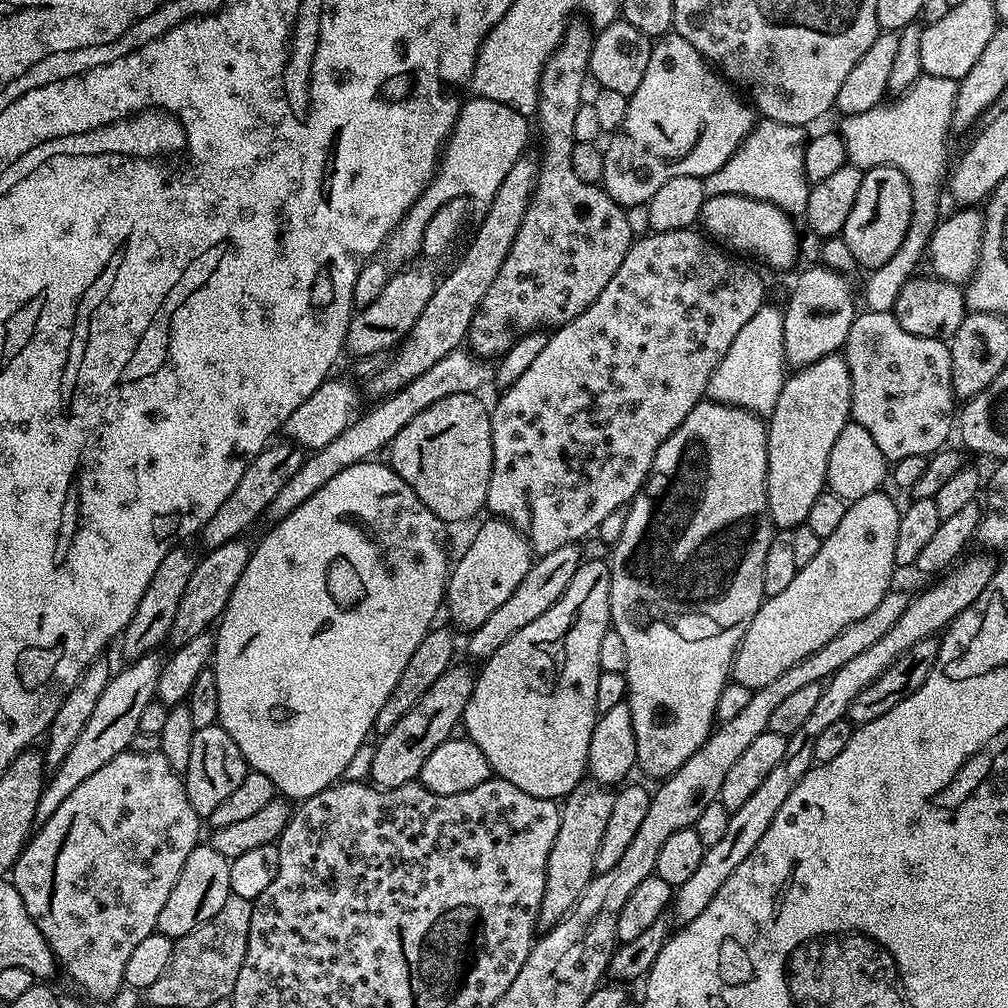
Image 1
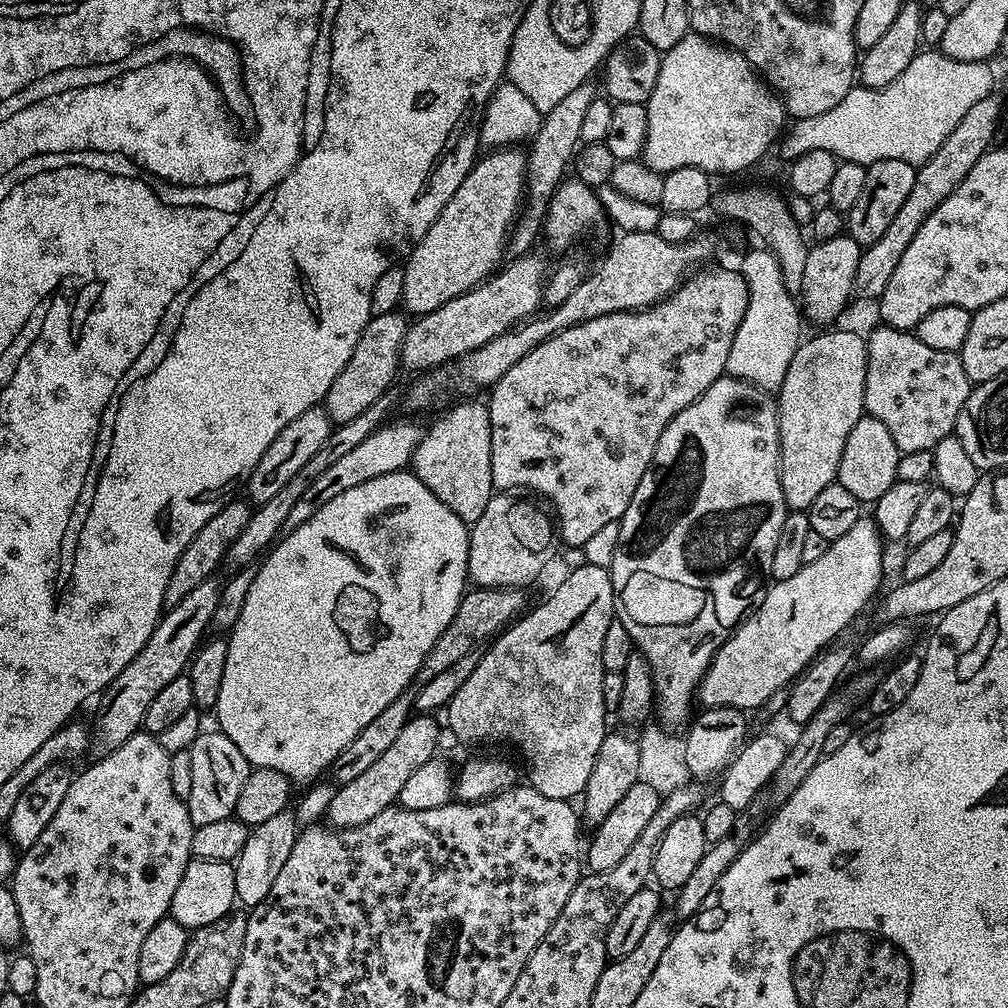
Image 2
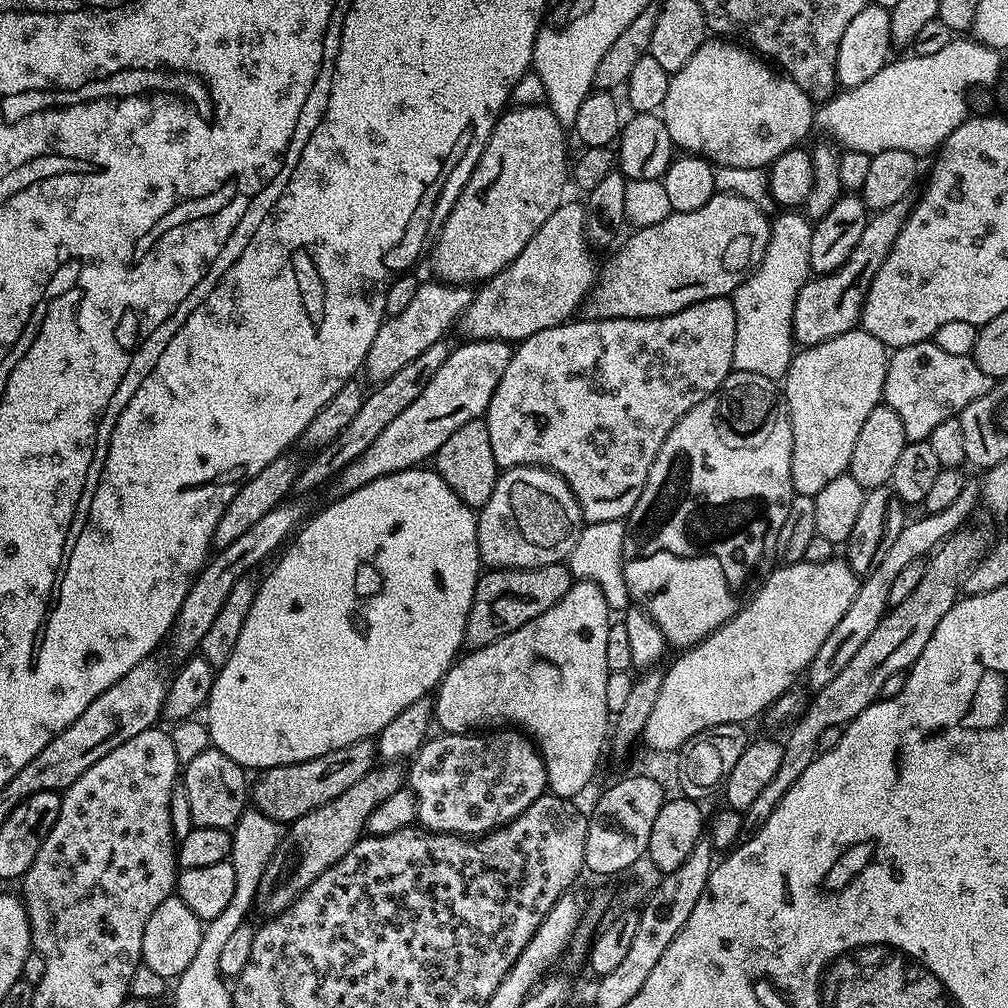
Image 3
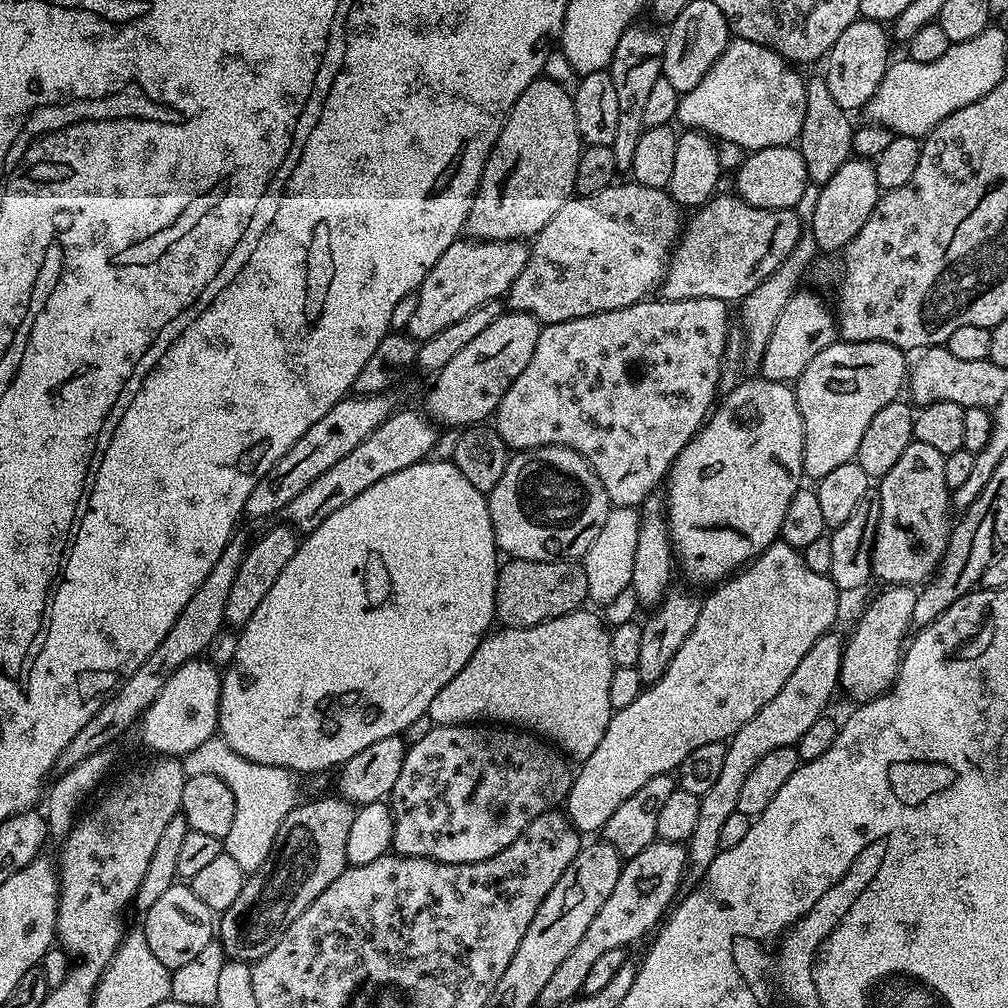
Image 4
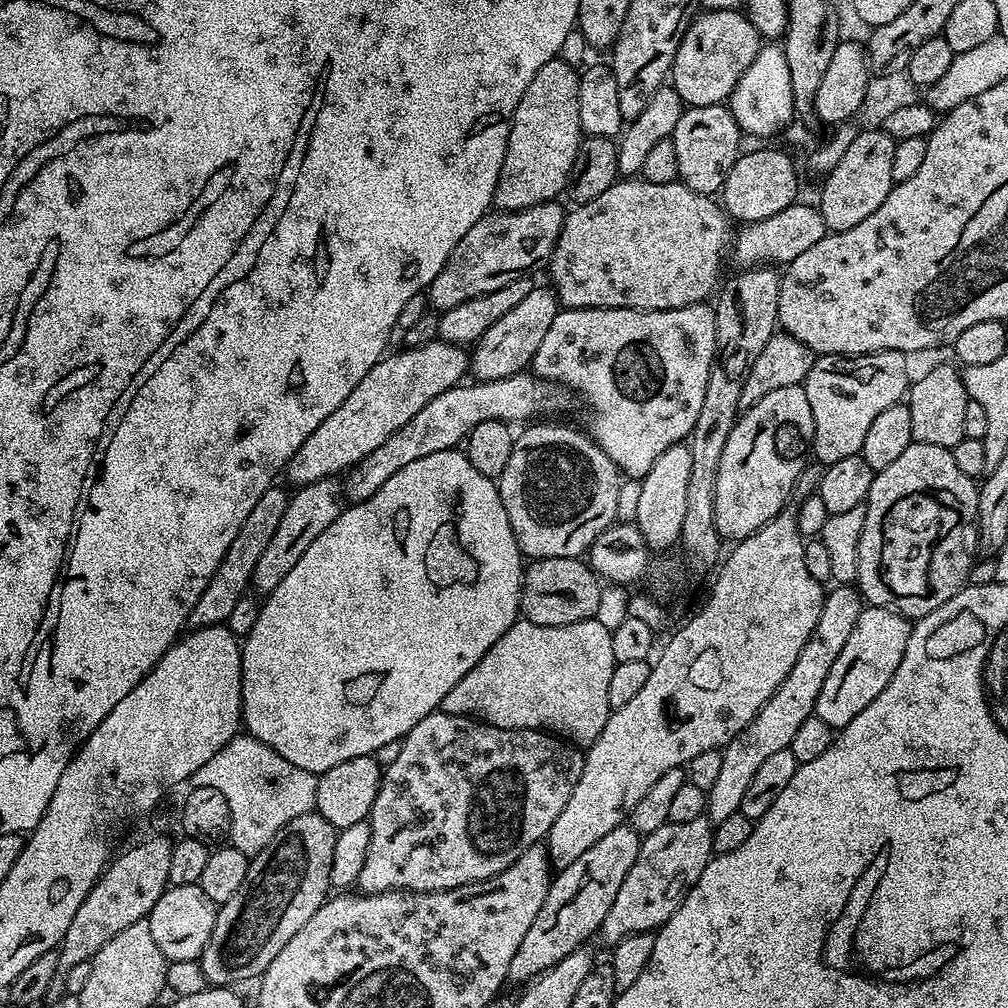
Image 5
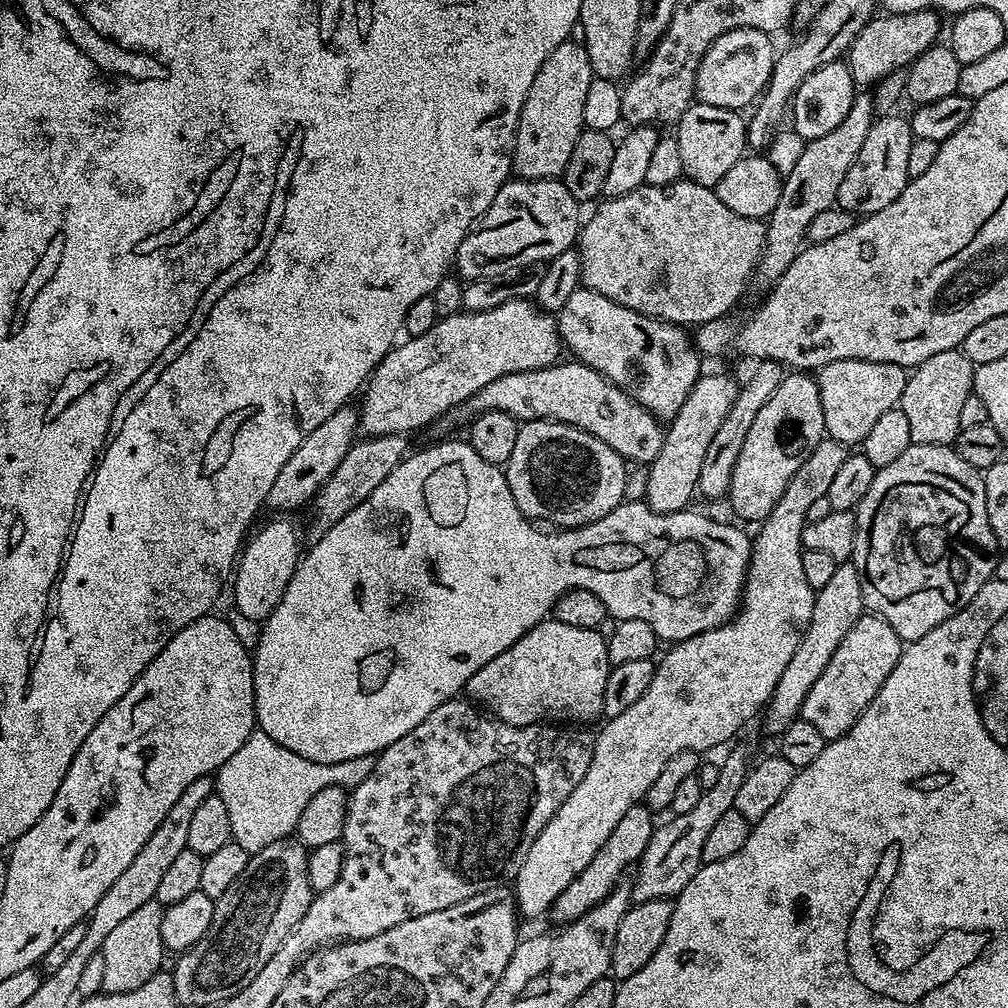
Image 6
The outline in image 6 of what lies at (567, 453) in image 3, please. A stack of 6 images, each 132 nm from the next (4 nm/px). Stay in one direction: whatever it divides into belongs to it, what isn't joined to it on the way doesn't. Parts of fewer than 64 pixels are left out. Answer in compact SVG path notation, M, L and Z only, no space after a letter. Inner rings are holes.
M579 287L566 298L566 306L558 314L560 338L565 349L580 363L598 370L607 380L614 382L630 398L634 398L657 418L670 422L682 410L682 404L691 394L692 388L702 375L700 369L701 353L697 352L691 335L683 327L665 320L652 320L649 316L638 314L626 306L618 306L610 298L586 287Z

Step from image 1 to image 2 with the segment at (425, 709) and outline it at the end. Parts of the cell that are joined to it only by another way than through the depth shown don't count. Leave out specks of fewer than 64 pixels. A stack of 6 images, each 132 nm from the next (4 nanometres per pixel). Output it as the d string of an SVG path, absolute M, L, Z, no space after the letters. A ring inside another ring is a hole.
M416 714L409 718L406 726L402 726L402 734L398 734L398 739L371 764L366 774L358 774L354 782L337 787L329 804L327 823L337 830L353 828L362 822L370 822L370 818L382 814L382 810L393 807L399 801L404 783L437 755L436 739L440 736L440 728L436 719L432 714Z

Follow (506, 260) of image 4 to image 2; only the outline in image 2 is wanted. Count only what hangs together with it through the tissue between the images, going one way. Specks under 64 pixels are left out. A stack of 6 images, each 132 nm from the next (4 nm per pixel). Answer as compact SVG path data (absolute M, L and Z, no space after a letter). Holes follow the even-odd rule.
M400 310L378 314L368 321L366 330L362 330L362 338L358 338L358 346L354 346L350 362L342 366L342 374L334 378L334 386L330 386L322 401L323 407L328 409L328 417L332 419L333 425L348 424L358 418L362 410L374 406L374 402L378 402L378 398L382 398L382 394L393 387L392 379L395 378L396 371L401 371L402 368L400 351L408 326L405 313Z

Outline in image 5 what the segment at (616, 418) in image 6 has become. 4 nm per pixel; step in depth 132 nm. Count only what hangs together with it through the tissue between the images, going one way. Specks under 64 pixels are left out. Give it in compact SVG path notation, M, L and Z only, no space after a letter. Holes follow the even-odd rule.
M528 370L514 374L510 378L468 383L461 382L456 387L442 390L442 394L430 398L430 402L426 402L426 406L422 406L422 410L418 410L418 414L414 414L414 418L410 418L410 422L406 422L406 426L402 426L402 430L394 430L394 434L390 434L390 438L386 438L386 442L382 442L382 446L378 446L378 450L374 450L374 454L366 454L366 458L362 458L362 462L358 462L354 467L348 469L342 480L343 499L353 504L369 500L375 492L382 490L382 482L394 478L394 474L398 474L398 470L410 466L410 462L418 462L418 458L427 458L429 454L453 451L457 446L463 445L474 430L474 426L478 426L482 422L491 420L505 422L528 420L524 422L532 422L537 418L556 418L559 417L556 416L559 412L567 410L573 400L567 387L544 380Z

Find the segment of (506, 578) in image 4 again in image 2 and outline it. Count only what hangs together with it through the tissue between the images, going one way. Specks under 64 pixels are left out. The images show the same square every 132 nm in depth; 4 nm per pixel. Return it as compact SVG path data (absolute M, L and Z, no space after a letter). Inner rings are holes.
M477 588L465 591L463 598L460 599L458 610L454 618L450 618L450 626L438 634L438 642L430 646L430 654L426 654L424 664L420 667L419 679L421 681L435 678L437 674L442 674L442 670L450 670L458 658L466 658L479 649L479 644L491 641L501 630L508 627L525 611L523 588Z

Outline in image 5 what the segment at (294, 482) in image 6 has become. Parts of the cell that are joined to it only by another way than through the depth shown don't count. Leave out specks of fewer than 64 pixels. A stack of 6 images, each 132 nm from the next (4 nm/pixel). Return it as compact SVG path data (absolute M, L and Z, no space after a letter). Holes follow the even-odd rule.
M279 486L268 488L266 494L258 498L254 510L250 510L246 522L242 522L242 530L238 530L238 534L234 534L234 542L226 546L226 554L222 554L218 570L214 570L214 574L206 582L206 590L202 590L198 602L194 602L194 610L190 610L188 624L193 629L224 624L230 618L234 606L238 606L240 599L249 591L254 566L258 566L258 558L262 558L270 537L274 535L274 530L278 530L278 522L282 522L282 514L286 514L288 498L289 493L283 492Z

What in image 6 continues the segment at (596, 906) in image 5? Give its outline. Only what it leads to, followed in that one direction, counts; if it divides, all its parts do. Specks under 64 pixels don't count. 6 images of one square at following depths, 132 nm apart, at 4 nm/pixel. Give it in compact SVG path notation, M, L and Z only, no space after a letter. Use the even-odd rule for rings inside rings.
M644 802L630 806L630 810L622 814L622 822L614 826L614 834L606 838L602 850L594 854L590 866L586 866L586 870L582 870L582 874L578 874L578 878L574 878L574 882L570 882L570 886L566 886L566 890L562 890L562 894L558 894L558 898L552 904L550 916L557 920L555 922L557 925L563 926L578 919L582 914L586 914L586 910L594 907L599 900L605 900L618 887L621 883L620 875L628 867L631 869L646 850L654 831L652 819L654 819L654 813Z

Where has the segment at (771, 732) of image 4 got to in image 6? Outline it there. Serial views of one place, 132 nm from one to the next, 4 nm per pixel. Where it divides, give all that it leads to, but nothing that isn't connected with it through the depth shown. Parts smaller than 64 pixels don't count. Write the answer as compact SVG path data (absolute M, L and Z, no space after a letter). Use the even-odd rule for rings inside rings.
M851 562L837 563L834 575L826 581L826 586L815 589L815 594L814 614L810 614L810 626L806 626L806 634L802 638L802 642L798 642L798 650L794 650L794 658L790 658L786 670L782 670L782 678L778 678L778 686L774 686L774 694L766 705L768 717L764 720L764 728L773 734L784 732L786 726L790 726L790 722L798 719L802 702L806 702L806 694L810 694L810 686L814 686L814 682L818 682L818 678L822 678L822 670L826 670L826 666L830 666L830 658L834 658L834 650L838 650L838 646L842 646L842 638L846 638L846 634L850 634L850 630L854 630L854 622L858 622L858 618L865 615L866 612L860 575L855 564Z

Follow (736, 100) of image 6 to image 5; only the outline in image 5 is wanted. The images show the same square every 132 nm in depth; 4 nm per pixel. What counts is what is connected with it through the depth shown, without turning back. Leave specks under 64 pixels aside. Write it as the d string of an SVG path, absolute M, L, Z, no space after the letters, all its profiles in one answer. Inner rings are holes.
M731 8L730 10L704 10L699 13L684 29L684 36L680 39L678 54L672 63L670 73L670 87L678 90L678 94L690 108L698 106L714 106L724 104L731 97L736 83L750 62L759 54L762 47L762 37L759 30L748 21L743 11Z

